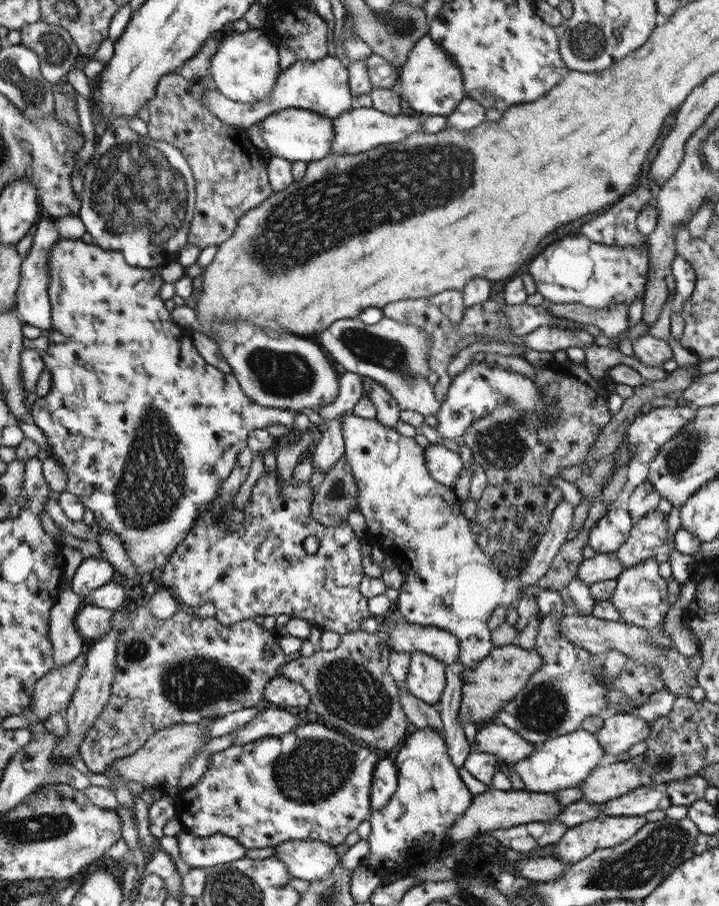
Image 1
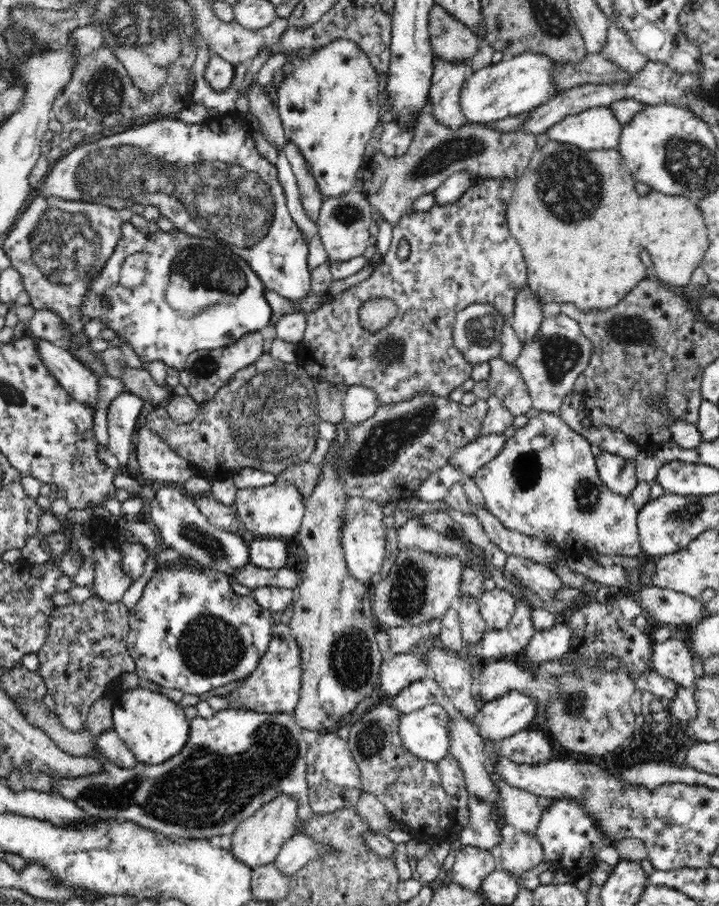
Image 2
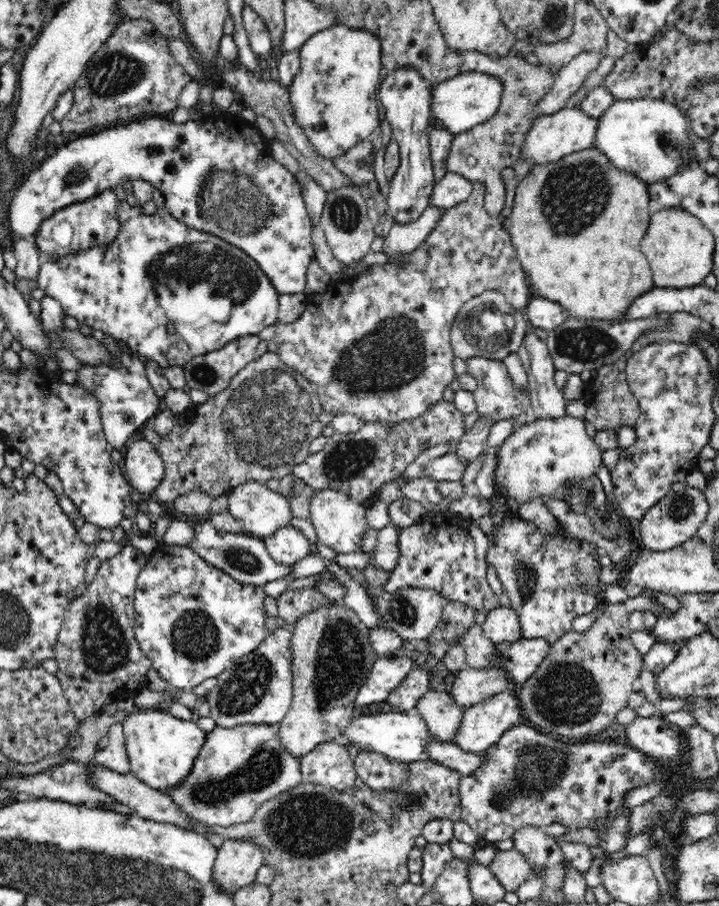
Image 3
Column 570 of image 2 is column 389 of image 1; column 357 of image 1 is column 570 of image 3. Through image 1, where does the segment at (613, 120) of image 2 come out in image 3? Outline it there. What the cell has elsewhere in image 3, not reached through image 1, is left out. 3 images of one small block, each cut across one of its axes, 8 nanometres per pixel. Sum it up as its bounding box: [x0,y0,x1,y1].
[519,106,597,165]

